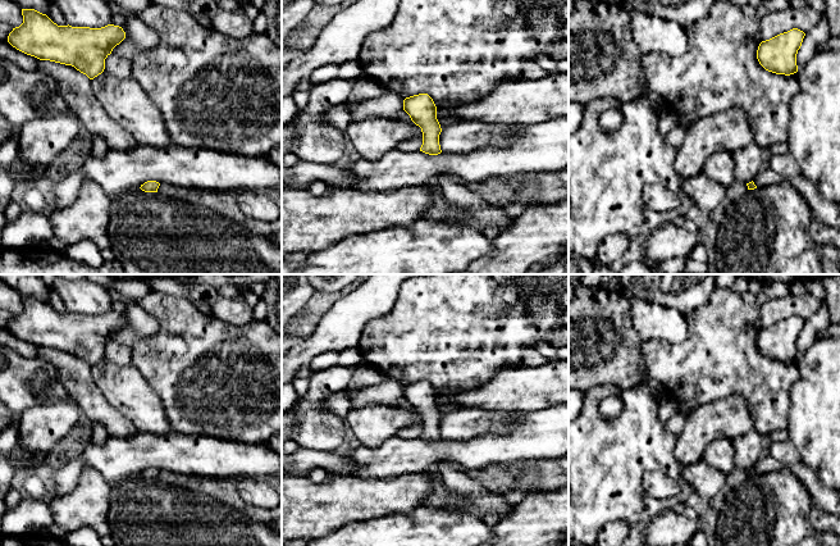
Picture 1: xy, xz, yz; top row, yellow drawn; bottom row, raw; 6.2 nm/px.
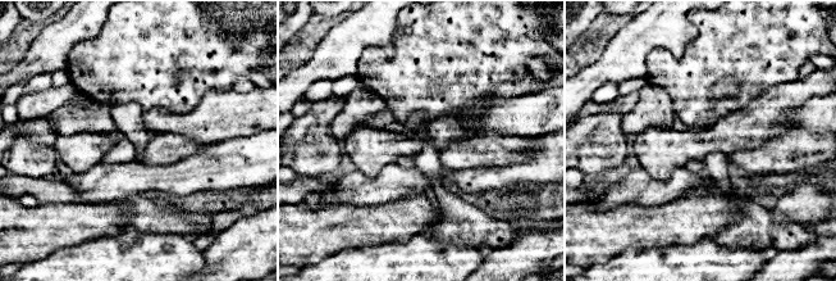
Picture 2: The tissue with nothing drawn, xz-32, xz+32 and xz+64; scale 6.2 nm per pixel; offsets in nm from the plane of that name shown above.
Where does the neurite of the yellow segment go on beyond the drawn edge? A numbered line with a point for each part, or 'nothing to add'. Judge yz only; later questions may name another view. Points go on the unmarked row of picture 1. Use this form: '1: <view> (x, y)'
1: yz (767, 464)

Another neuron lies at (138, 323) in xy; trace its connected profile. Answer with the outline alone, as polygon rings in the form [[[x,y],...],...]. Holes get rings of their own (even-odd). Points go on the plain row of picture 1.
[[[128,302],[122,315],[125,326],[111,340],[124,346],[133,347],[137,340],[150,337],[159,329],[156,319],[137,302]]]

